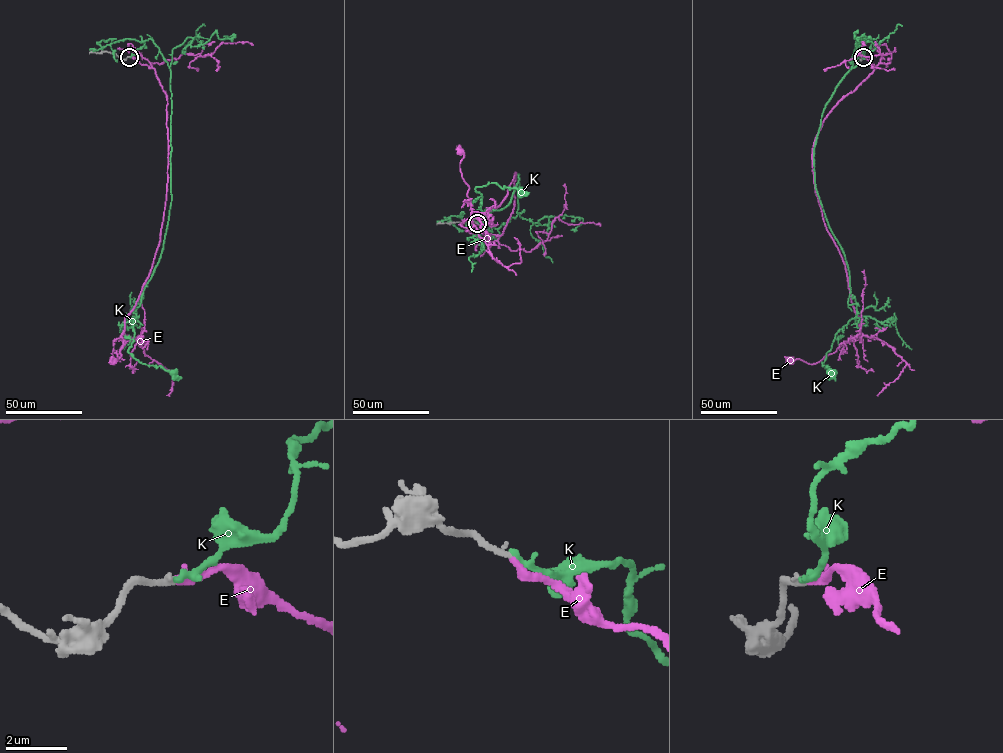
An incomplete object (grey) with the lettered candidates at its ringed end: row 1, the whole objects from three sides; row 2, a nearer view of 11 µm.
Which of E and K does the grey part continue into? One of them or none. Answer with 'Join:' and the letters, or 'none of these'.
Join: E

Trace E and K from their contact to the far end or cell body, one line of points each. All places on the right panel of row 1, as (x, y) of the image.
E: (863, 57), (875, 67), (824, 120), (812, 155), (815, 193), (845, 266), (860, 335), (816, 363), (791, 360)
K: (862, 57), (868, 39), (826, 104), (813, 149), (815, 189), (857, 313), (826, 352), (831, 370)

